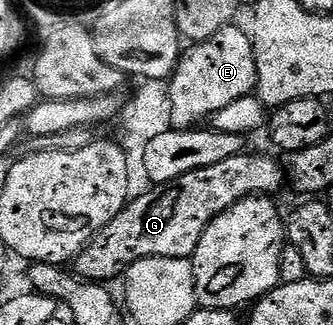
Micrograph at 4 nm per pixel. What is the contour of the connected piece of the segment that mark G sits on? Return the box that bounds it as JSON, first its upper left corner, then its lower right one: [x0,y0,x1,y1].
[77,152,286,284]

